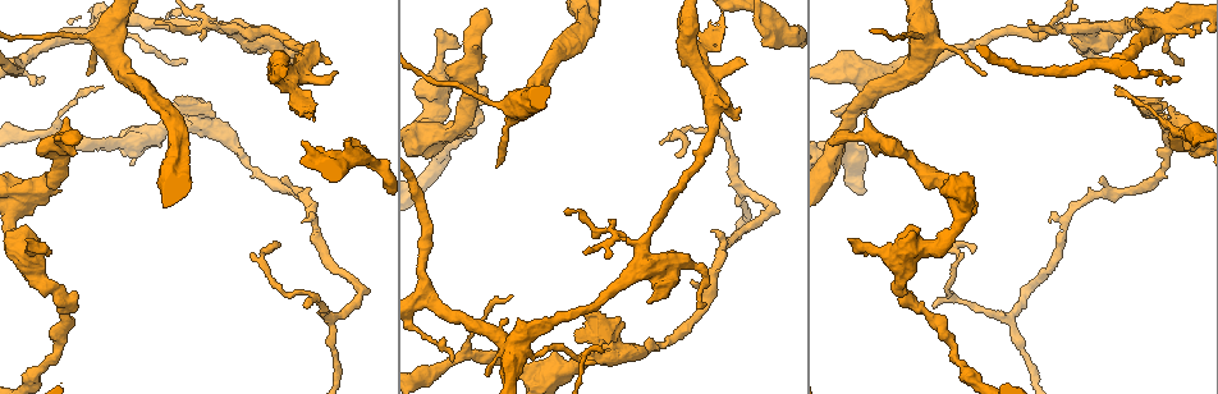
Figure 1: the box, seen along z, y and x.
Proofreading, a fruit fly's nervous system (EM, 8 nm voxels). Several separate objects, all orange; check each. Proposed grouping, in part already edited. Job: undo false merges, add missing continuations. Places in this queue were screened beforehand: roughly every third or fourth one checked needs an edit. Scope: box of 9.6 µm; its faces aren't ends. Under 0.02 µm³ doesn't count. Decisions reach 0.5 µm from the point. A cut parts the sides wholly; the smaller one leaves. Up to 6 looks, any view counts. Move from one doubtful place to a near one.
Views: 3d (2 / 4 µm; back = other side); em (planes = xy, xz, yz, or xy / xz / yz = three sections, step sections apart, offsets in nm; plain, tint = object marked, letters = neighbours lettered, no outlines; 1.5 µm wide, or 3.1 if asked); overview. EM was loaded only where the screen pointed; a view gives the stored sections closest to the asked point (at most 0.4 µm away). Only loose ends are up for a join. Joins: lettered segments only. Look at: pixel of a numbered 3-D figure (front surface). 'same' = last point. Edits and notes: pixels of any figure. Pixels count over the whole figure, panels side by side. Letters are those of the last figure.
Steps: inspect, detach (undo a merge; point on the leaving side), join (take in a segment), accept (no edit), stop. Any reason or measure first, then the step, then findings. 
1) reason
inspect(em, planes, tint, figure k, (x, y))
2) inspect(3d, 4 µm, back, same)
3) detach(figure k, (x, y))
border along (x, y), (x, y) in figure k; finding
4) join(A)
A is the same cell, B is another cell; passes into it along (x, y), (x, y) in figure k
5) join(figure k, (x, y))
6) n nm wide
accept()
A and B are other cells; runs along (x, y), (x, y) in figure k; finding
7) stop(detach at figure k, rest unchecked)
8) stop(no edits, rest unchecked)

free end
inspect(3d, 4 µm, figure 1, (337, 73))

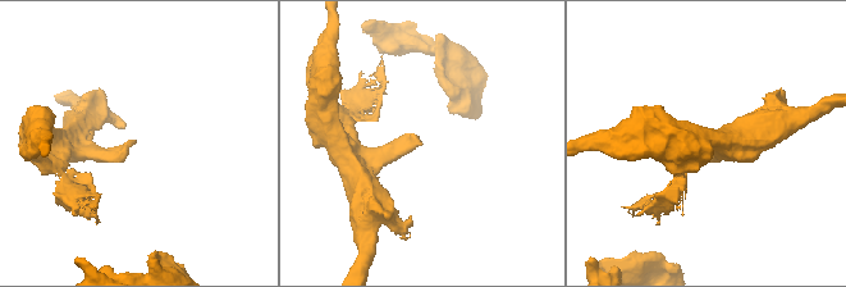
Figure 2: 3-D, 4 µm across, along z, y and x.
need the tissue
inspect(em, yz, step 4, tint, figure 2, (133, 140))

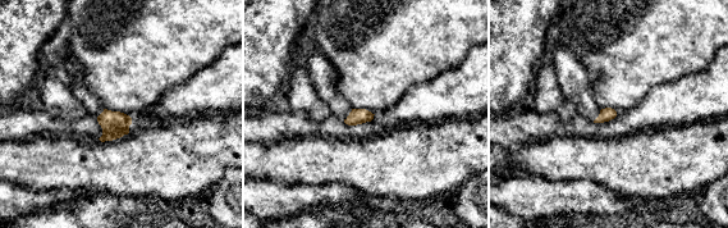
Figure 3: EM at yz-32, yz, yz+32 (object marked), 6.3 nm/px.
inspect(em, planes, letters, same)

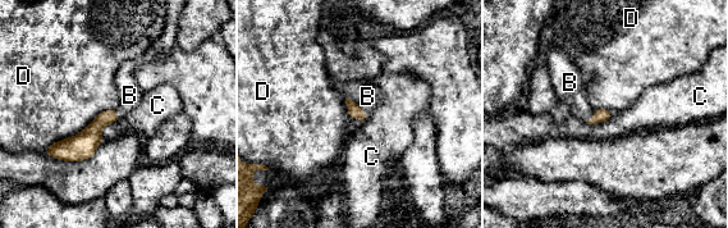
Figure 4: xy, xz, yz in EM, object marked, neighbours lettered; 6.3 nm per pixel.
join(B)
B is the same cell, C and D are other cells; passes into it along (353, 109), (358, 105), (367, 96) in figure 4; the neuron continues

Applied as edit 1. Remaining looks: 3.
free end
inspect(em, planes, plain, figure 1, (888, 152))

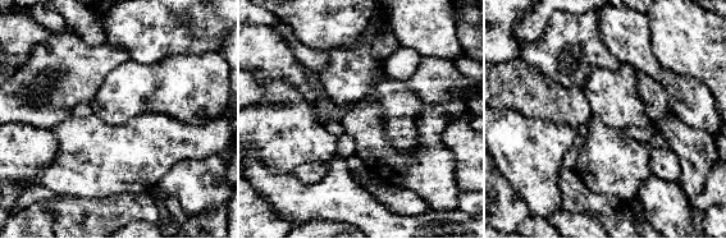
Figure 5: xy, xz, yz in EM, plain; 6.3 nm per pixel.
inspect(em, planes, letters, same)

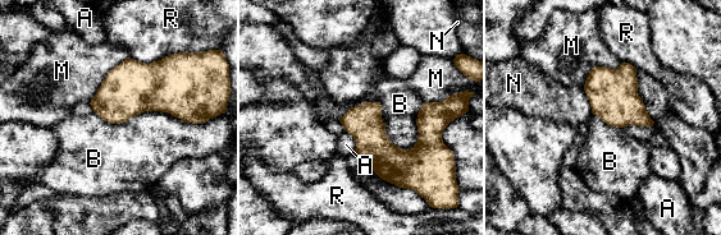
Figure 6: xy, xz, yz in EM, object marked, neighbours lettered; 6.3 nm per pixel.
accept()
A, B, M, N and R are other cells; border along (424, 102), (340, 116) in figure 6; none of them fits

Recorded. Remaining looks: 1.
stop(join at figure 4, rest unchecked)

